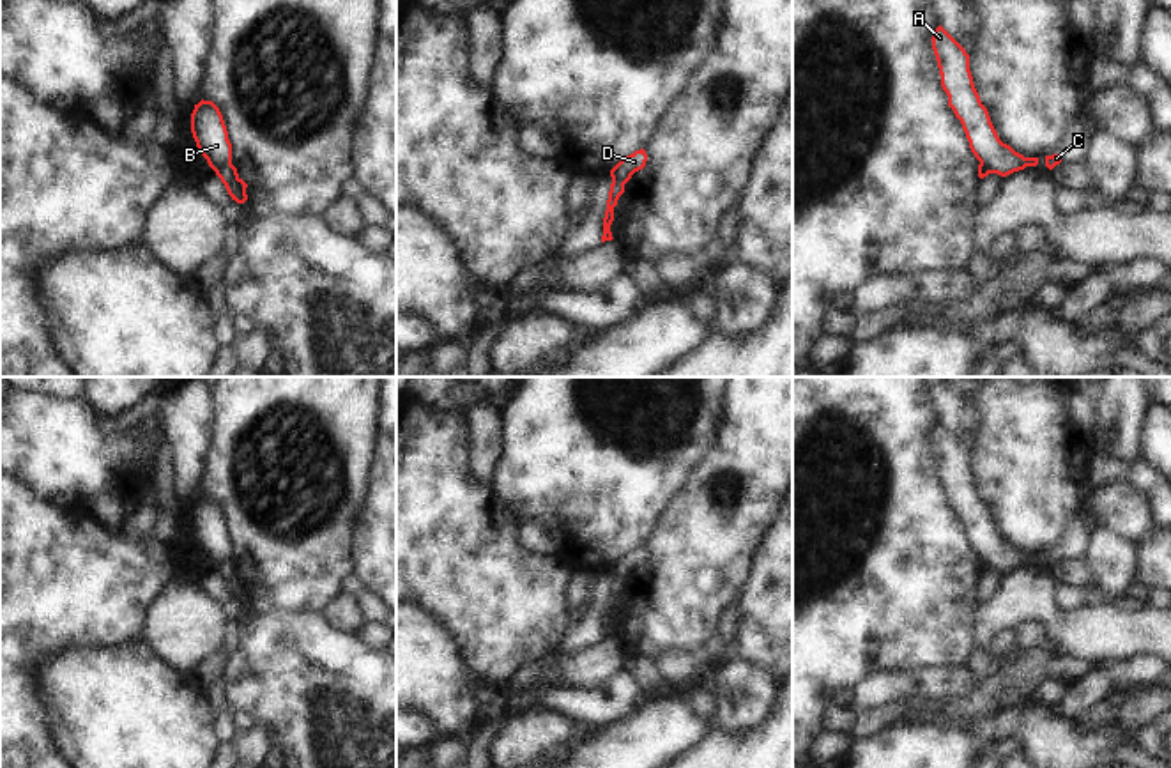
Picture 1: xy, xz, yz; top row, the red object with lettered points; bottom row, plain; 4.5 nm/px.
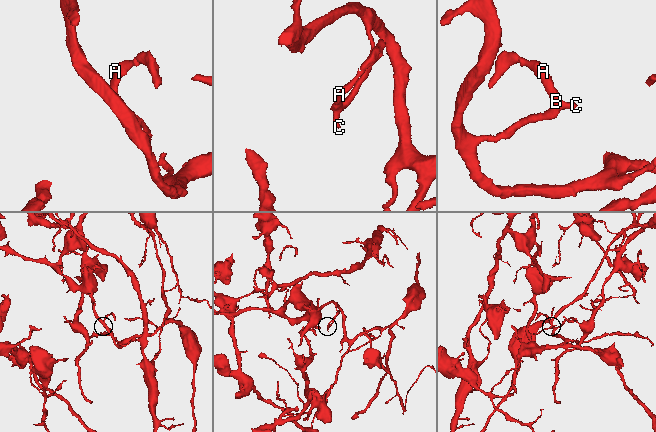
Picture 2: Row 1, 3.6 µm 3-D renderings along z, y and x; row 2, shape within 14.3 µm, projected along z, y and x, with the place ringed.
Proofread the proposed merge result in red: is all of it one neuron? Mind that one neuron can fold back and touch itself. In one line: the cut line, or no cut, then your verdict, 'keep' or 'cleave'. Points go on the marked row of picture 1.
cut in xy along (230, 161), (214, 170); cleave

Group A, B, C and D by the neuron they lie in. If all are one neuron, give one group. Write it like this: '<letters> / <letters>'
A B C / D

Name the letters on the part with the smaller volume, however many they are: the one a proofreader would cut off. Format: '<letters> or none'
A, B, C

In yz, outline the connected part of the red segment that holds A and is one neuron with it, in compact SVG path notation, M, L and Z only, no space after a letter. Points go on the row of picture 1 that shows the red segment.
M941 25L934 30L930 41L948 106L961 120L969 149L980 165L1001 177L1026 166L1037 166L1038 157L1024 157L999 140L975 88L966 50Z

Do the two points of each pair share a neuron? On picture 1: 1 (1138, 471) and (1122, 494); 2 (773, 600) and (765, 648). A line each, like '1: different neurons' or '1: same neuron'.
1: different neurons
2: same neuron

